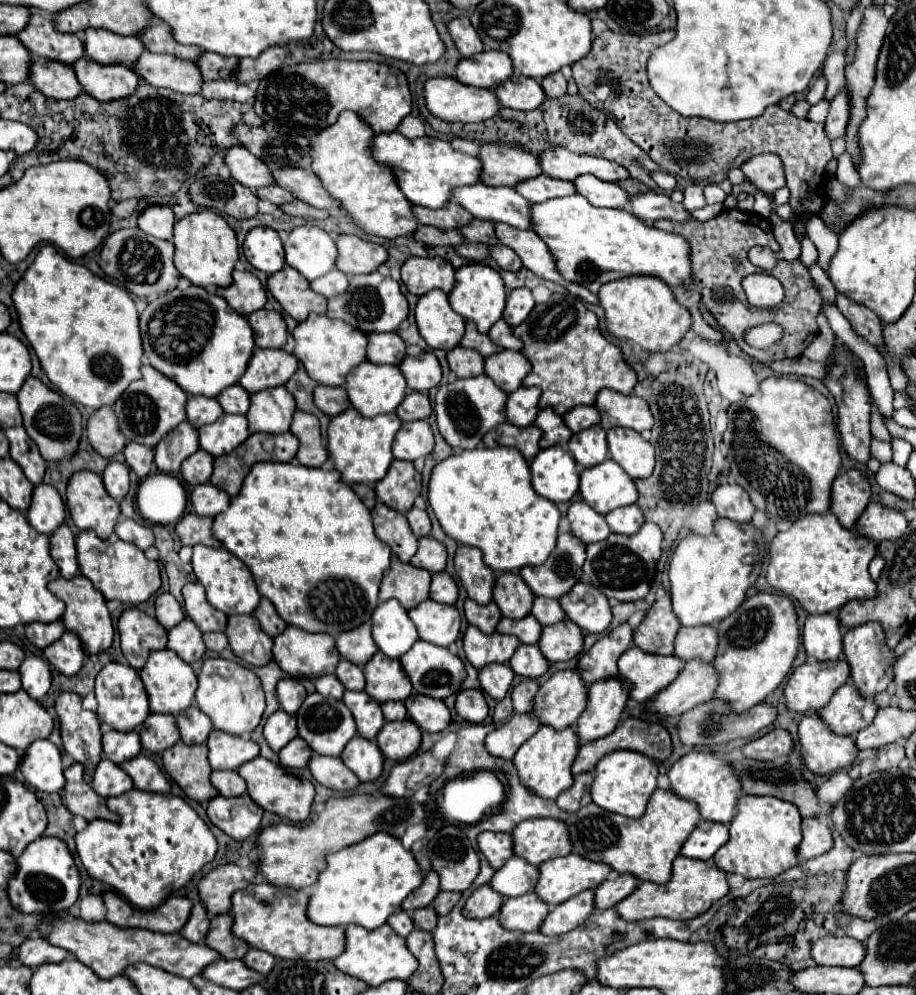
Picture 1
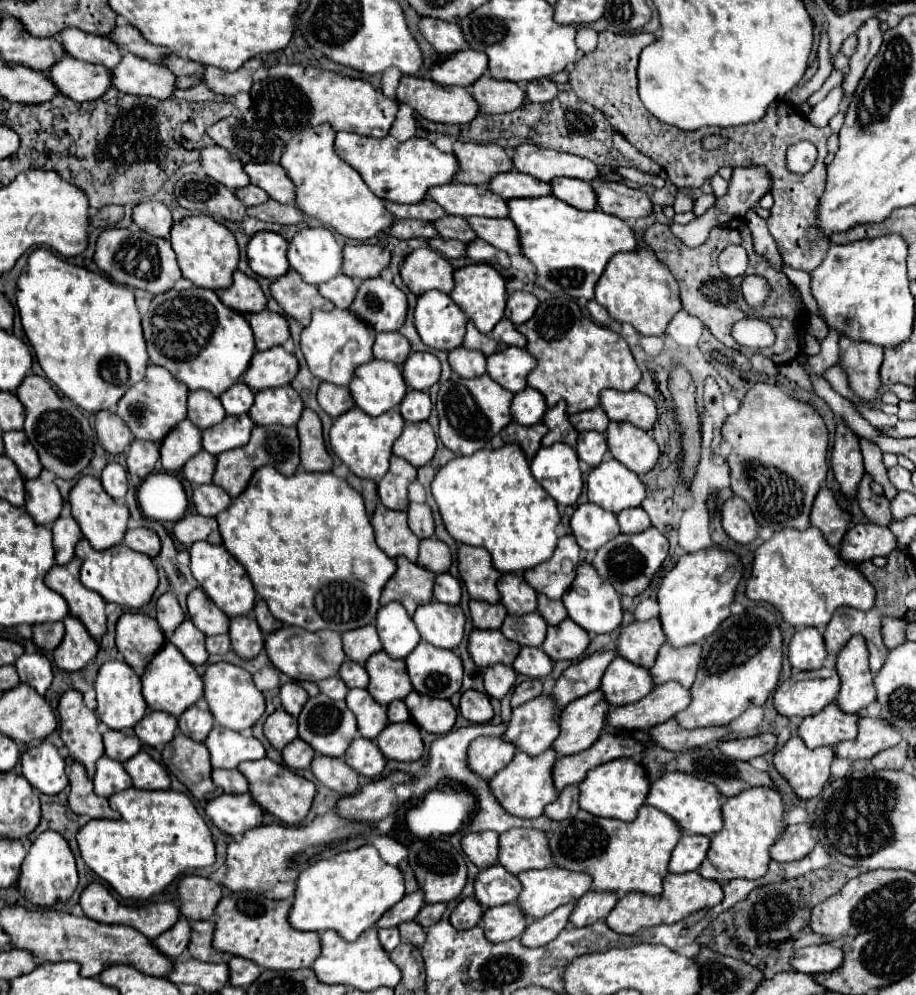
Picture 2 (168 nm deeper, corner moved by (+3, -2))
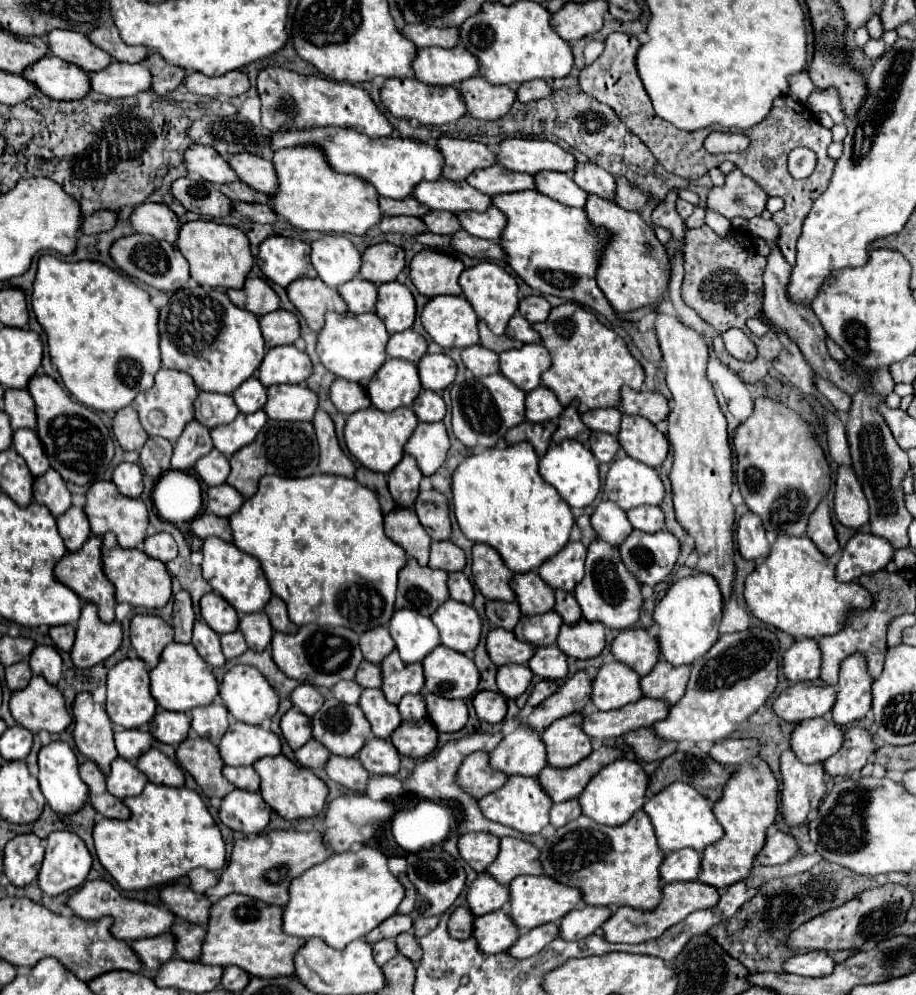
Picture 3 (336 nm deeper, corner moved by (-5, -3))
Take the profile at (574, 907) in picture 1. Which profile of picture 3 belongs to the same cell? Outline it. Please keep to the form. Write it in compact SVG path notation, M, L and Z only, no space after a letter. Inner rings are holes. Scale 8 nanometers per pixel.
M542 924L530 932L522 932L520 938L508 948L508 954L514 958L530 958L538 954L546 944L550 944L558 936L556 924Z

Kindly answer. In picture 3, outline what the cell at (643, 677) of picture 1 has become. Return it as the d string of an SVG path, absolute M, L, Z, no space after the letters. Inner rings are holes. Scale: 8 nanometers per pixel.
M620 662L600 666L592 682L592 704L598 710L616 710L640 698L640 676L634 670Z

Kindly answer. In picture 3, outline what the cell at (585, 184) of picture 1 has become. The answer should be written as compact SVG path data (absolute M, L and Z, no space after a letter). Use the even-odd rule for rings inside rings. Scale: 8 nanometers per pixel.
M538 172L534 176L536 190L564 206L574 206L574 208L584 208L586 204L586 192L580 190L574 180L568 174L562 172Z

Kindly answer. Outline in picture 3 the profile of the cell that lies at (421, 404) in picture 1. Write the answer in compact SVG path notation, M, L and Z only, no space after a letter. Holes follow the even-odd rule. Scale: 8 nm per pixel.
M422 390L412 404L412 410L422 422L440 422L446 414L446 402L440 394L434 394L432 390Z

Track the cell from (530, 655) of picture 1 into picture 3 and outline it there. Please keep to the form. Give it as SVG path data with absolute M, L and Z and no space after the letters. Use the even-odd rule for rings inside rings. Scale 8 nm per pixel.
M556 644L538 648L532 660L528 662L528 668L536 676L542 676L548 680L560 680L568 674L568 656Z

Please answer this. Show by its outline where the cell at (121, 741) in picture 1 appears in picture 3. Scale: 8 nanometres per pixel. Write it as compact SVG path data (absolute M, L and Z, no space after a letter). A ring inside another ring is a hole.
M146 728L142 730L122 730L116 734L116 750L122 758L136 762L152 746L152 736Z

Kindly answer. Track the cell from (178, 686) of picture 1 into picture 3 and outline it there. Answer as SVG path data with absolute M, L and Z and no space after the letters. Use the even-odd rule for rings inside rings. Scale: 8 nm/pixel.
M172 642L164 648L160 662L150 670L150 694L164 710L188 712L196 706L206 706L218 696L218 680L212 674L212 668L198 656L192 644Z

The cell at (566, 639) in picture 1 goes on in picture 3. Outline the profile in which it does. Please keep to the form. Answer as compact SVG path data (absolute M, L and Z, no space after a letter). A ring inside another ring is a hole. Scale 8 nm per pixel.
M582 618L576 624L564 624L560 628L556 644L566 656L572 656L572 658L578 658L578 660L594 658L606 646L604 628L606 628L604 624L586 622Z

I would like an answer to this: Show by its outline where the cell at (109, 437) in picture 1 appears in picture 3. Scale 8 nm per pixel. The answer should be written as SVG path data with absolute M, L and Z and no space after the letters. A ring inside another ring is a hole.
M126 406L118 410L112 426L114 426L116 440L124 450L140 450L142 444L148 440L148 434L140 424L134 406Z

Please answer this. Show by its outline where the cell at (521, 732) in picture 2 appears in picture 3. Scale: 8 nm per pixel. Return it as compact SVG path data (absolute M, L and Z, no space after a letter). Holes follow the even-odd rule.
M518 726L490 752L490 768L506 776L538 776L546 766L546 748L540 734Z

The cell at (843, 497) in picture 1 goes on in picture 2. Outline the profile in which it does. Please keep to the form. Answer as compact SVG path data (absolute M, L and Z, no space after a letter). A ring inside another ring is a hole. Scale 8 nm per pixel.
M822 487L814 499L810 523L824 533L826 541L832 547L838 547L846 529L852 523L852 515L838 505L838 499L832 489Z

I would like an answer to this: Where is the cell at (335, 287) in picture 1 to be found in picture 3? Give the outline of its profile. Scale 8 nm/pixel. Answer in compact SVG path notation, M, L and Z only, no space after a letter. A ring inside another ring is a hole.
M356 276L354 280L342 284L342 288L338 288L338 292L346 300L348 310L352 314L374 312L374 306L378 300L378 288L376 288L376 284L364 280L362 276Z

